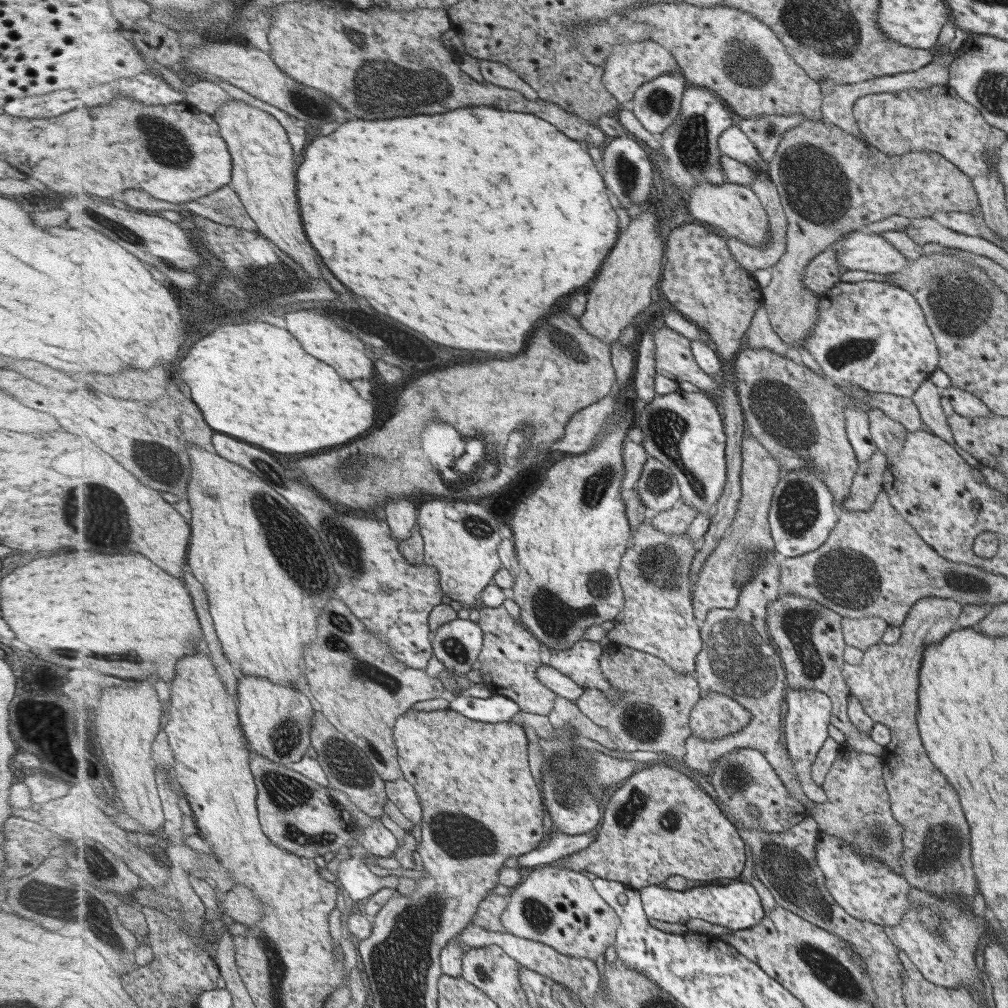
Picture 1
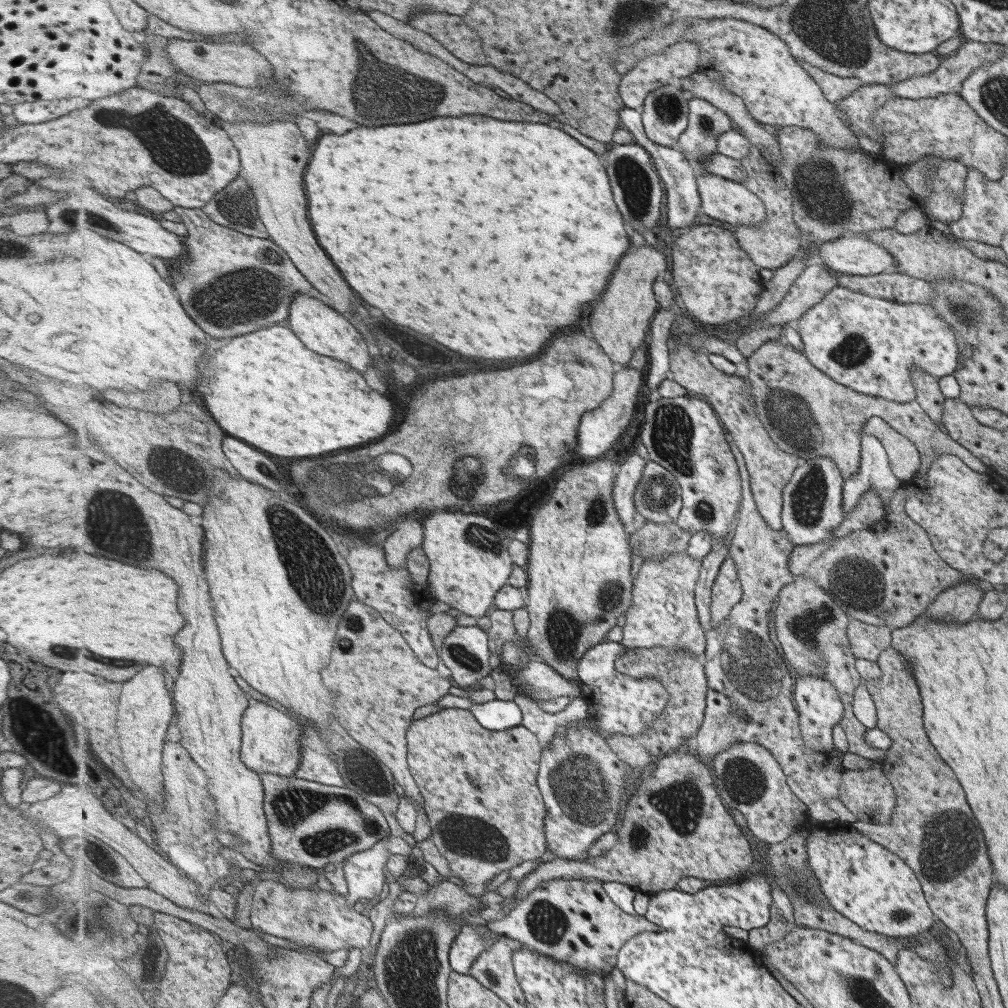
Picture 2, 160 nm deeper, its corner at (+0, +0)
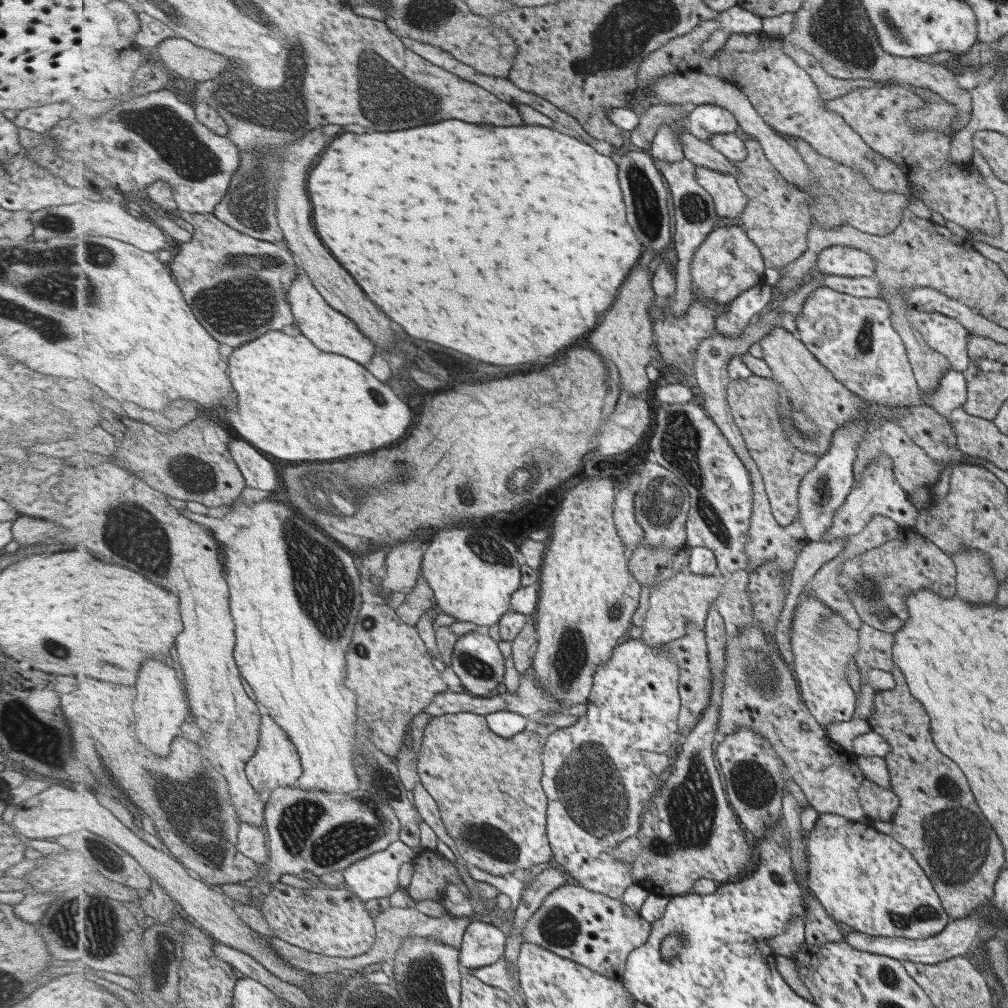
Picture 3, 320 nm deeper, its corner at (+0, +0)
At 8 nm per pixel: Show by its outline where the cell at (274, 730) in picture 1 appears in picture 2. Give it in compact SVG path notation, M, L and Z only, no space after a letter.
M249 700L249 709L243 719L243 742L241 756L243 761L259 774L270 772L281 776L294 776L299 770L303 756L303 725L295 721L279 708Z

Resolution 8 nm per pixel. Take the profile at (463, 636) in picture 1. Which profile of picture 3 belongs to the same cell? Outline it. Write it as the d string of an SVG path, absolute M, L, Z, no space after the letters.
M471 631L457 640L451 656L452 670L460 679L462 686L470 694L479 697L489 696L491 690L501 690L505 681L505 656L499 648L499 641L481 632Z

